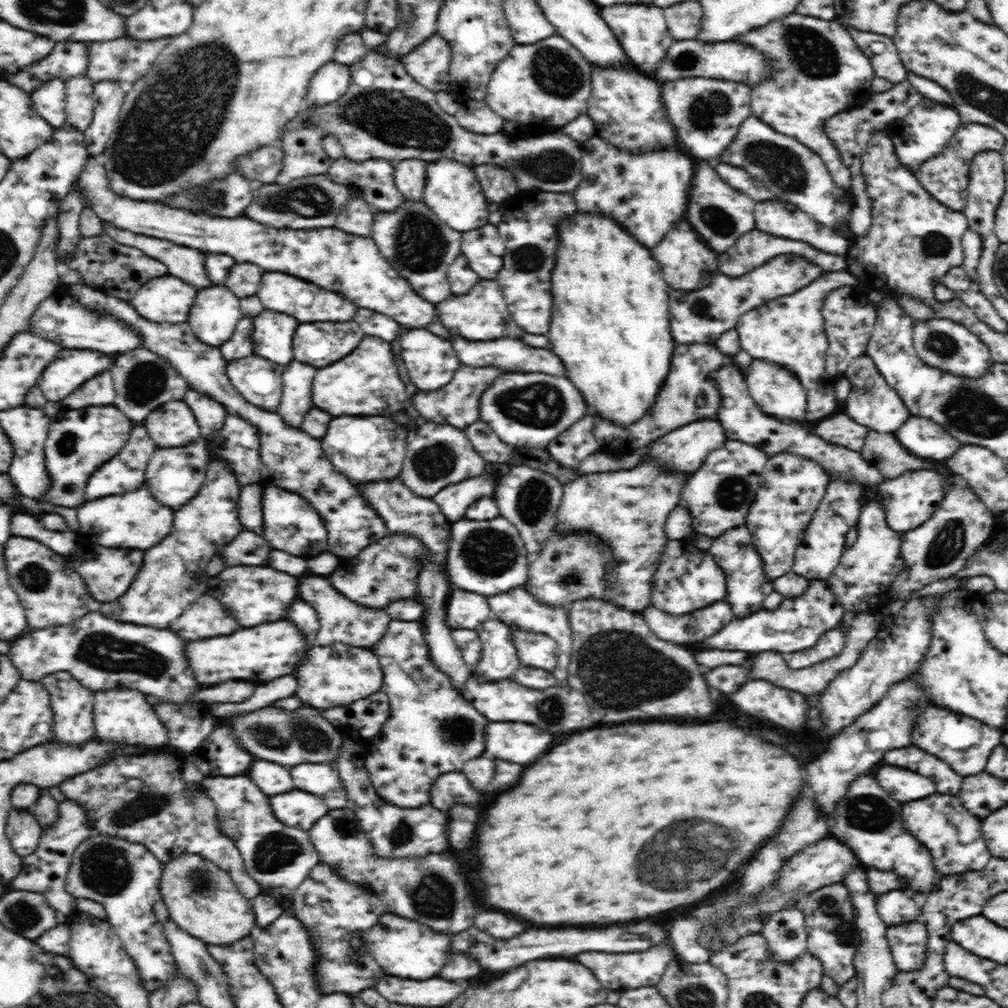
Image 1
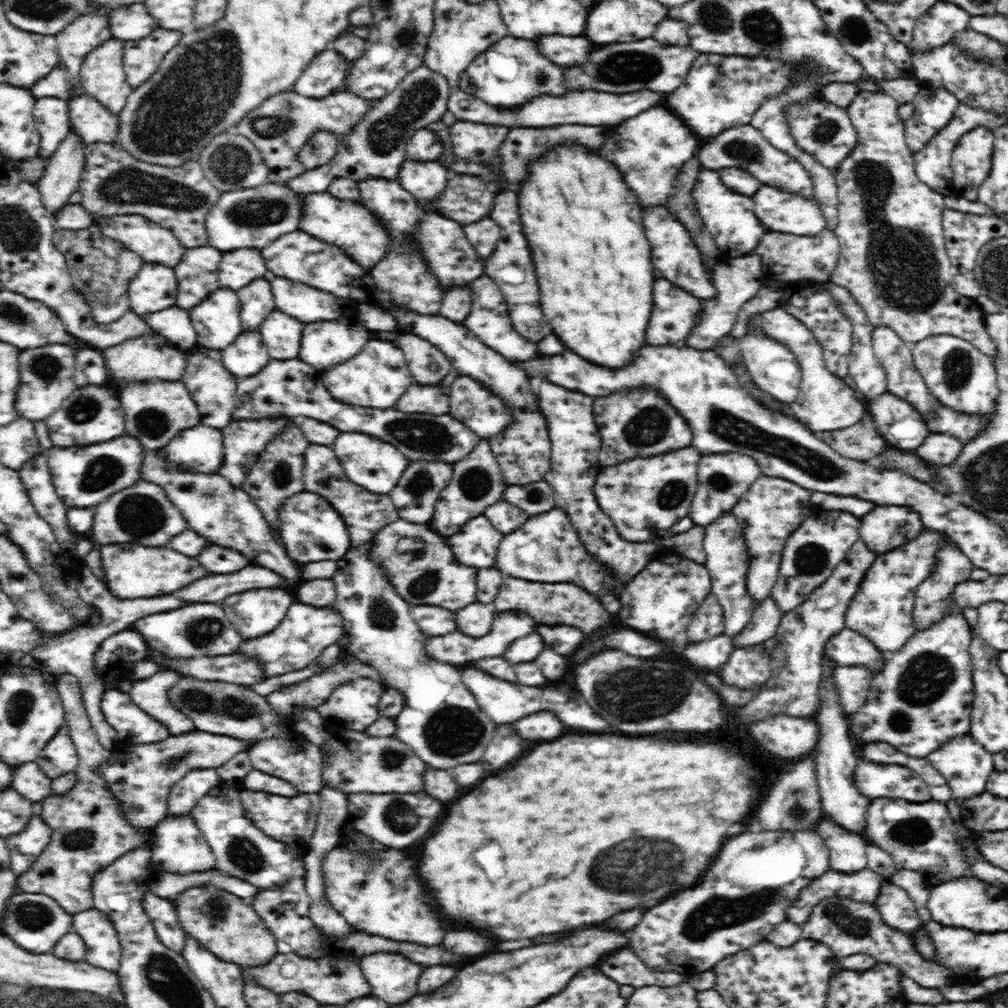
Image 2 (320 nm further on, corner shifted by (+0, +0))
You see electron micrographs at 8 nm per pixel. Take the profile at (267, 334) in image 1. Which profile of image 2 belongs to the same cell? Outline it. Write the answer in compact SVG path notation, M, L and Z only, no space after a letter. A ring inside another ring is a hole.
M274 310L268 314L258 330L265 348L274 360L290 360L299 355L305 323Z

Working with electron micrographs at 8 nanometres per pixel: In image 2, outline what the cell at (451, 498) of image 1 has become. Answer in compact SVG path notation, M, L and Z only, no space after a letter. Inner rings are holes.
M481 438L469 455L453 463L450 484L440 491L429 526L446 538L456 534L470 519L476 518L488 506L502 500L507 485L504 484L497 458L493 455L488 439Z

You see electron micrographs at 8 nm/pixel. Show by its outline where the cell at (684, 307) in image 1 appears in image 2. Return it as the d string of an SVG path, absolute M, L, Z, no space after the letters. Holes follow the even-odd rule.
M654 280L654 306L652 306L650 322L646 328L646 344L651 346L681 346L690 336L695 325L695 318L701 310L701 299L692 296L683 288L677 287L669 280Z

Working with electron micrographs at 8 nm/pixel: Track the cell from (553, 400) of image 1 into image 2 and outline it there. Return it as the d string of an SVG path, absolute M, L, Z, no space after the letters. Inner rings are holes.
M459 375L449 388L449 414L465 424L472 432L475 432L482 439L489 439L491 436L502 432L512 420L511 409L504 404L504 401L496 396L491 390L484 387L479 380L469 376Z

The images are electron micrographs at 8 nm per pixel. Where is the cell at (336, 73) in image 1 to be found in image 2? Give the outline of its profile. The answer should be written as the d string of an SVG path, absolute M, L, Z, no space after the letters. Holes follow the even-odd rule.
M336 49L324 50L316 56L316 60L312 60L292 90L312 99L328 97L344 86L346 72L350 68L351 62Z

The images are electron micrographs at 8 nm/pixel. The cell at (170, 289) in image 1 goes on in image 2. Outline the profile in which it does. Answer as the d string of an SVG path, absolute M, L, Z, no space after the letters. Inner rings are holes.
M144 263L129 282L129 305L141 316L173 307L177 295L174 269L160 263Z

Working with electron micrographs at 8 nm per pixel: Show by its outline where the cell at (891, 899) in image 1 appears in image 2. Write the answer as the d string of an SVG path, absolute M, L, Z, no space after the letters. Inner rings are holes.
M868 867L850 874L830 869L800 890L795 901L787 908L787 920L802 926L812 908L828 897L844 897L874 904L882 879L880 874Z

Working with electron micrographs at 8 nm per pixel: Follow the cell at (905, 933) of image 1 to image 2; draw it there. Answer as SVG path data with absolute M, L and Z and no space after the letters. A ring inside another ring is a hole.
M882 879L875 907L888 927L913 934L922 926L913 900L898 885Z

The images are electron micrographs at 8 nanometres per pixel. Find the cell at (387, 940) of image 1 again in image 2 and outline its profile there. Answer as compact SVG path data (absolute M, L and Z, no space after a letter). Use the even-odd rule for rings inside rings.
M370 954L362 956L360 968L372 986L372 994L390 1002L402 1004L416 996L416 984L422 966L398 954Z

